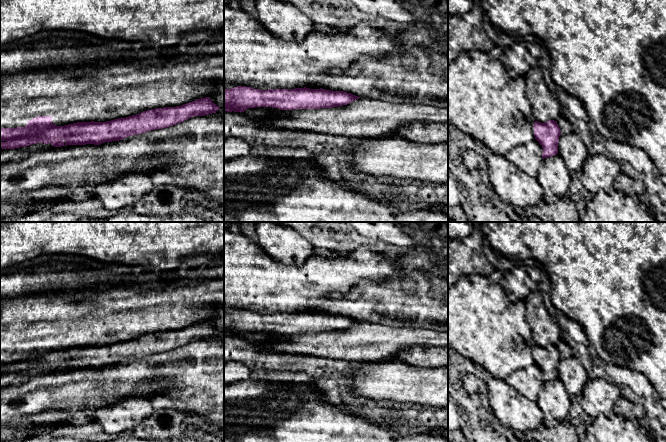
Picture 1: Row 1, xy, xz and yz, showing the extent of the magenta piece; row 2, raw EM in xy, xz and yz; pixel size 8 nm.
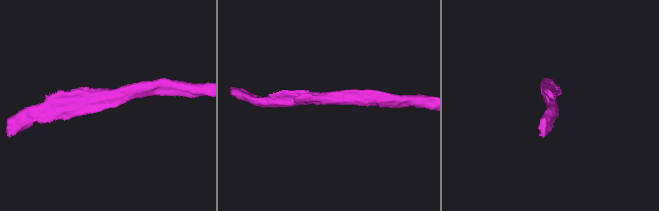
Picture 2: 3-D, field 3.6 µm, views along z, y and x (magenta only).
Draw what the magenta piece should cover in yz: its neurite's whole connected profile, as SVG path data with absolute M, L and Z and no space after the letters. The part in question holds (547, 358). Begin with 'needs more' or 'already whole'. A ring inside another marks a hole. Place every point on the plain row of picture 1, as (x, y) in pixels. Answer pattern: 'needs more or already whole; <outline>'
already whole; M549 344L545 347L535 345L533 353L535 363L543 372L542 382L558 378L558 366L561 355L557 345Z

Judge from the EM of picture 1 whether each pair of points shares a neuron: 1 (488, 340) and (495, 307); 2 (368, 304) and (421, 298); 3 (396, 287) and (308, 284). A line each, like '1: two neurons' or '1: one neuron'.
1: one neuron
2: one neuron
3: two neurons

